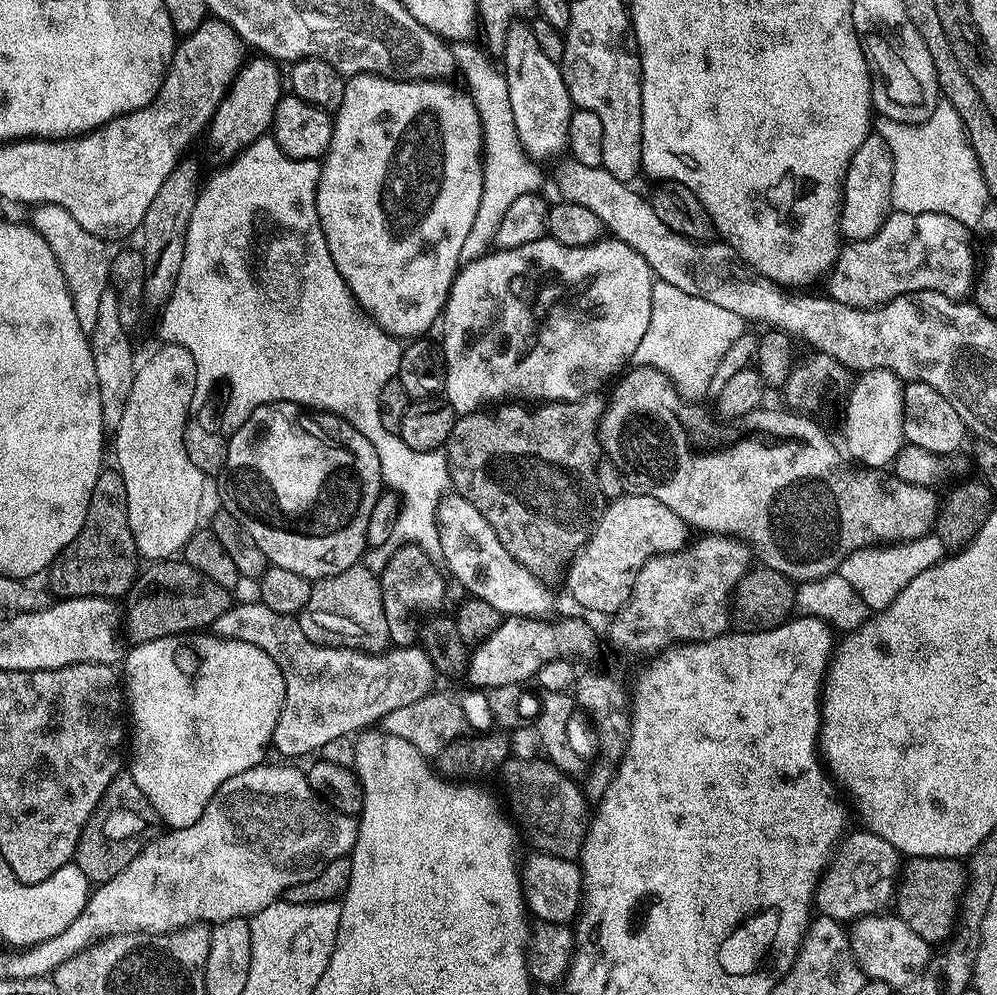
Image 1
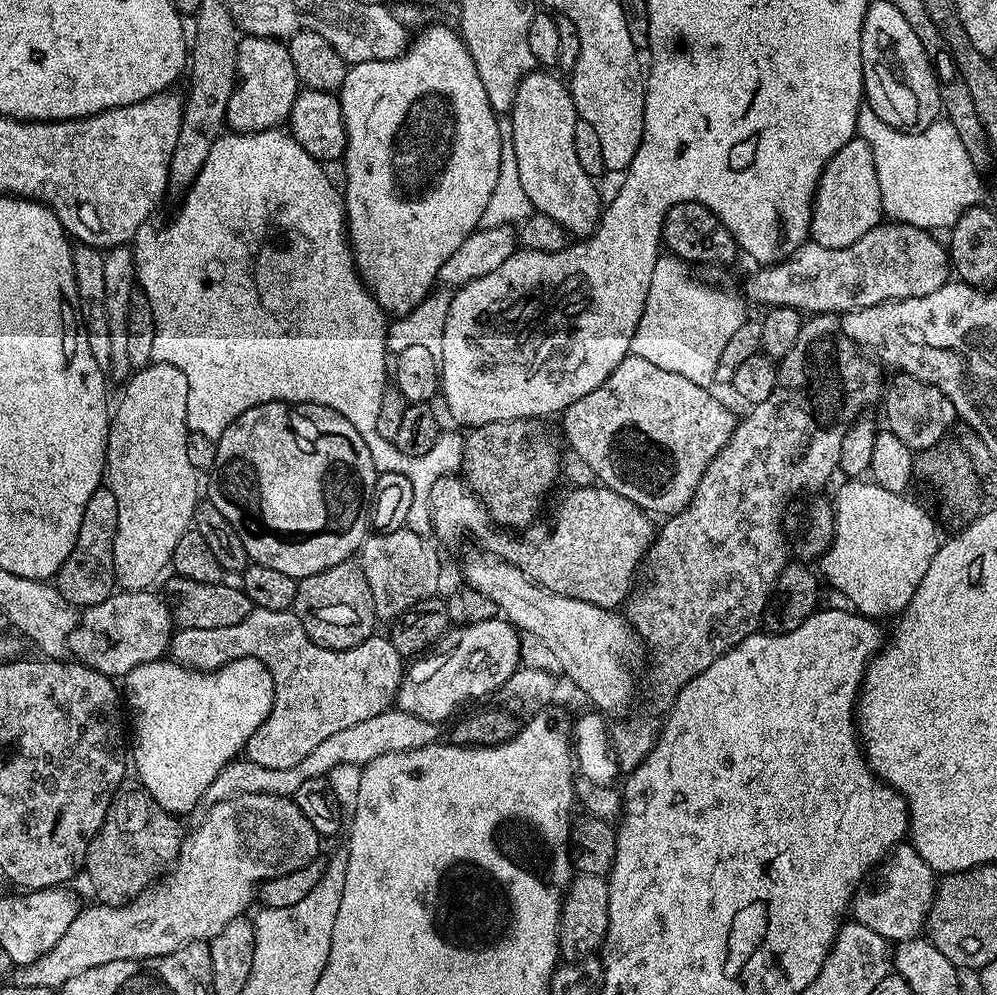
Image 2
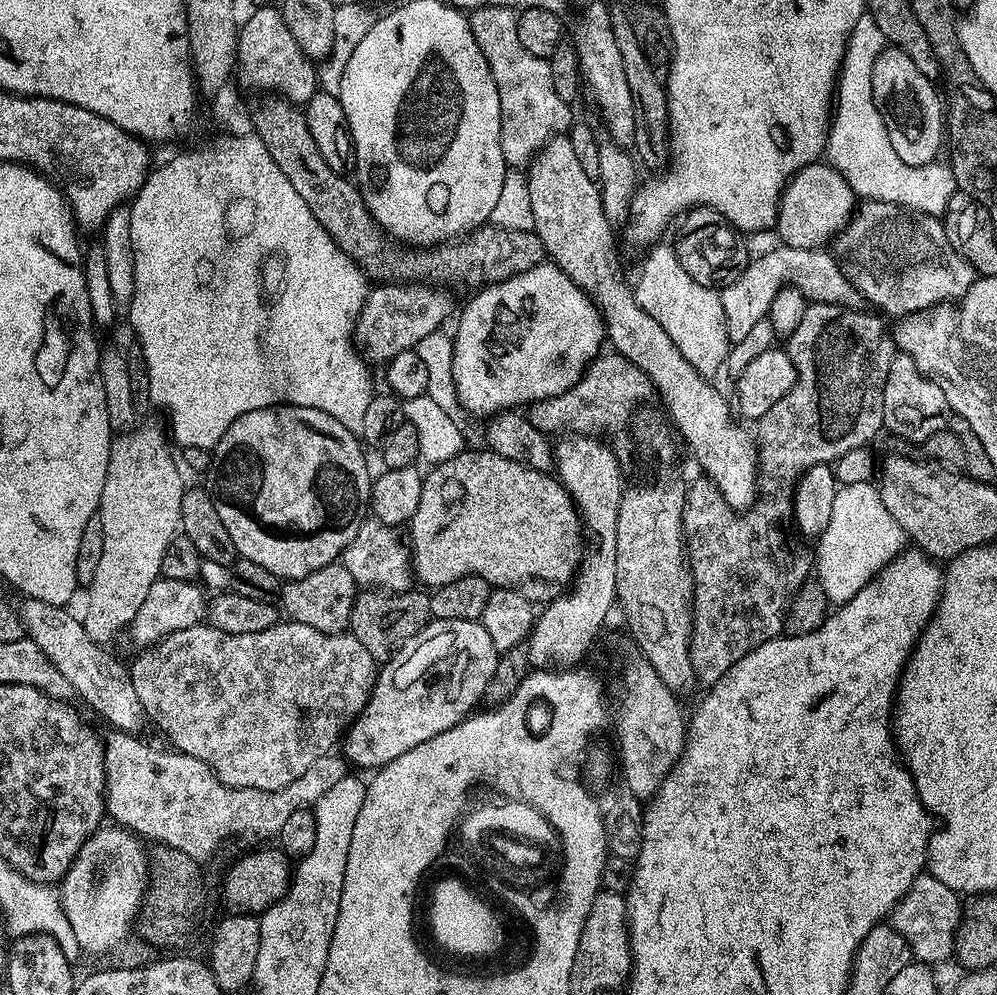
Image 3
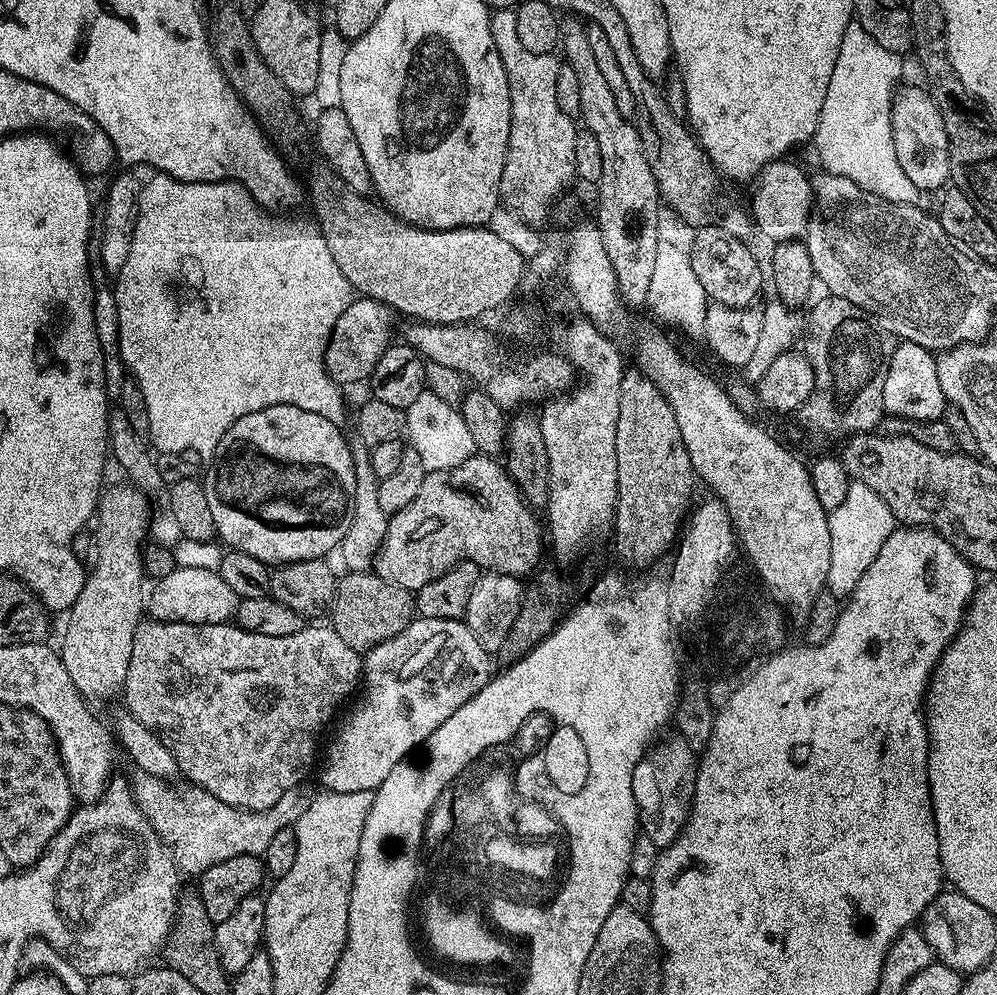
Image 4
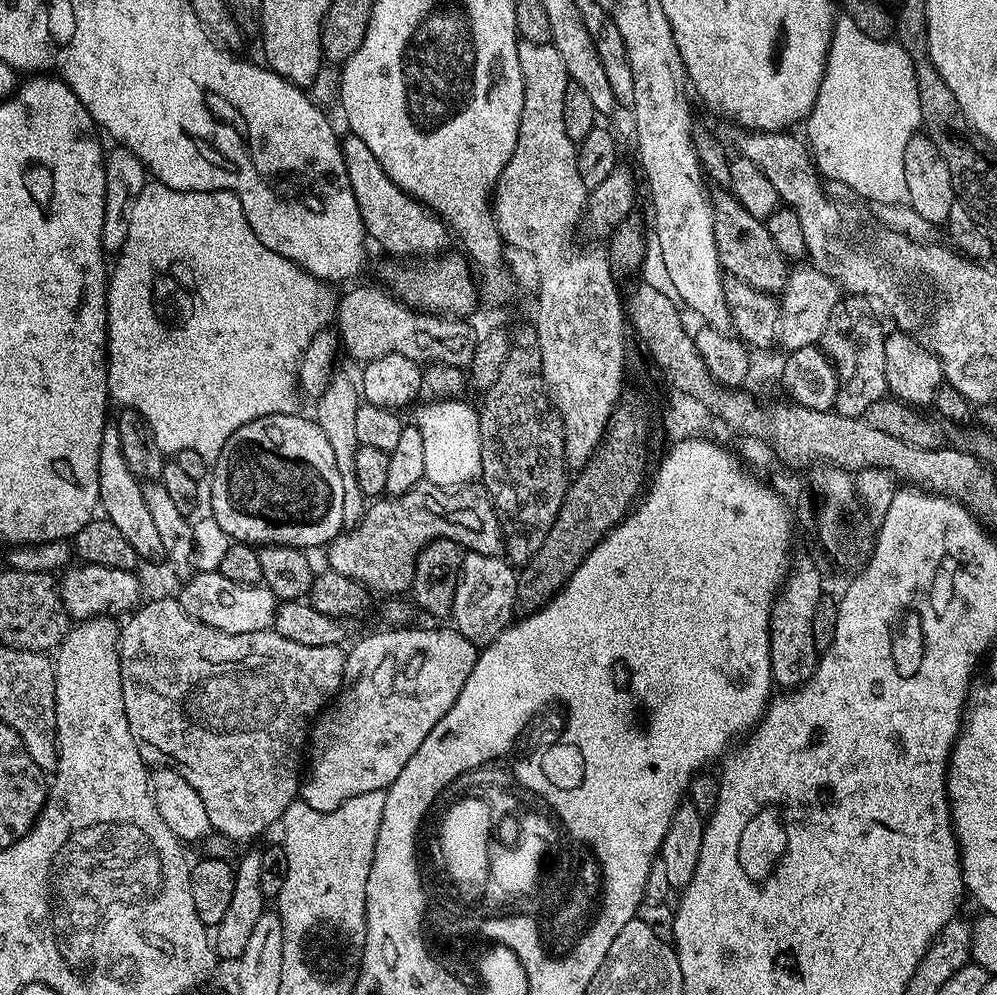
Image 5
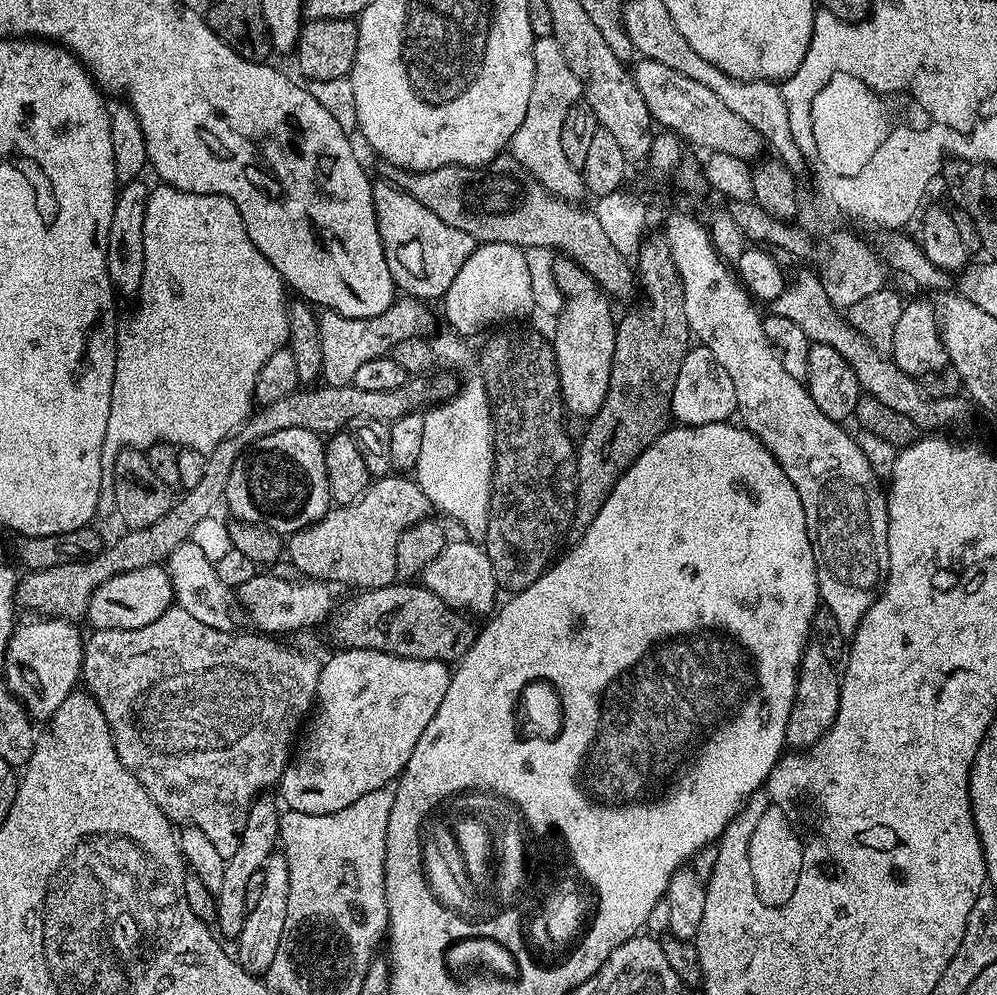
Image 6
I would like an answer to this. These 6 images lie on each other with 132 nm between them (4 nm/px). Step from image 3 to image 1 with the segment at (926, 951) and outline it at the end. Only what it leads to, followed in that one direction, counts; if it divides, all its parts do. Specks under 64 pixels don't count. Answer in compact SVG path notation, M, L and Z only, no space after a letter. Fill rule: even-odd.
M867 830L849 831L833 851L828 866L816 883L814 908L819 915L829 916L841 922L858 920L862 916L874 916L889 907L902 868L899 852L878 838L878 834ZM852 832L852 833L851 833Z

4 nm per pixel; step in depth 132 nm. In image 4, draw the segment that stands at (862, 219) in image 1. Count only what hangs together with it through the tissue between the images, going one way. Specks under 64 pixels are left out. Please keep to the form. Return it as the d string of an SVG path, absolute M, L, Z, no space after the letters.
M788 158L773 160L762 169L758 179L751 185L750 215L755 231L772 240L773 245L801 239L808 225L808 215L812 213L812 181L809 173L804 173L790 161Z

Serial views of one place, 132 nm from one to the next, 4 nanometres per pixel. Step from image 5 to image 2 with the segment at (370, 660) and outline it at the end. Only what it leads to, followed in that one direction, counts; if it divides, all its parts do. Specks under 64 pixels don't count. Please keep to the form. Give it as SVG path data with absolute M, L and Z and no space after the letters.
M504 618L474 622L465 628L453 627L431 651L407 665L404 680L396 691L395 707L431 724L439 725L440 720L451 721L461 711L460 704L480 700L503 689L510 674L521 667L520 638L521 633Z

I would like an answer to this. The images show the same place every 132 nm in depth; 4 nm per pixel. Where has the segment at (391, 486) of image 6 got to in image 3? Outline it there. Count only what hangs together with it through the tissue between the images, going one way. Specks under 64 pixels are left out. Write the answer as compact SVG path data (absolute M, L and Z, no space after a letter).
M491 450L462 451L454 458L435 465L429 472L432 473L427 473L424 476L422 498L418 498L418 510L410 522L410 529L412 528L412 540L410 536L412 567L415 579L419 583L421 580L422 583L429 584L429 589L435 590L454 582L458 578L480 576L493 589L509 588L518 594L522 594L522 598L527 600L532 596L547 596L551 602L565 595L566 589L573 583L578 572L574 568L576 564L576 523L581 520L582 516L573 503L571 493L564 489L564 485L555 475L539 472L532 469L530 465L523 464L520 461L512 461L510 458L502 457L502 455Z

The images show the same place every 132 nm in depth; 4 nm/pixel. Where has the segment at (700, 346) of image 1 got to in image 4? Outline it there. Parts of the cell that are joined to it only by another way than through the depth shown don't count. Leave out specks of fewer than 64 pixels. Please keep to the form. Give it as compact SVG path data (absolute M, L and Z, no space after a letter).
M661 242L654 258L654 276L650 278L647 311L650 310L658 319L673 324L678 331L700 338L704 334L709 307L706 290L702 290L702 282L698 282L698 274L694 274L691 255L685 249L683 252L676 244Z

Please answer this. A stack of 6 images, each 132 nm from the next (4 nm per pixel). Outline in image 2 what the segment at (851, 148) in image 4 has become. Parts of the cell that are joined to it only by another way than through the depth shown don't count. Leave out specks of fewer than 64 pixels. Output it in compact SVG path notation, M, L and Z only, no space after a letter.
M861 107L856 130L859 139L872 147L874 166L878 170L878 186L882 190L883 215L897 224L910 224L915 228L951 229L962 218L967 208L981 203L980 188L964 184L966 157L962 138L951 126L940 132L940 144L932 144L928 132L902 132L891 128L870 107Z

